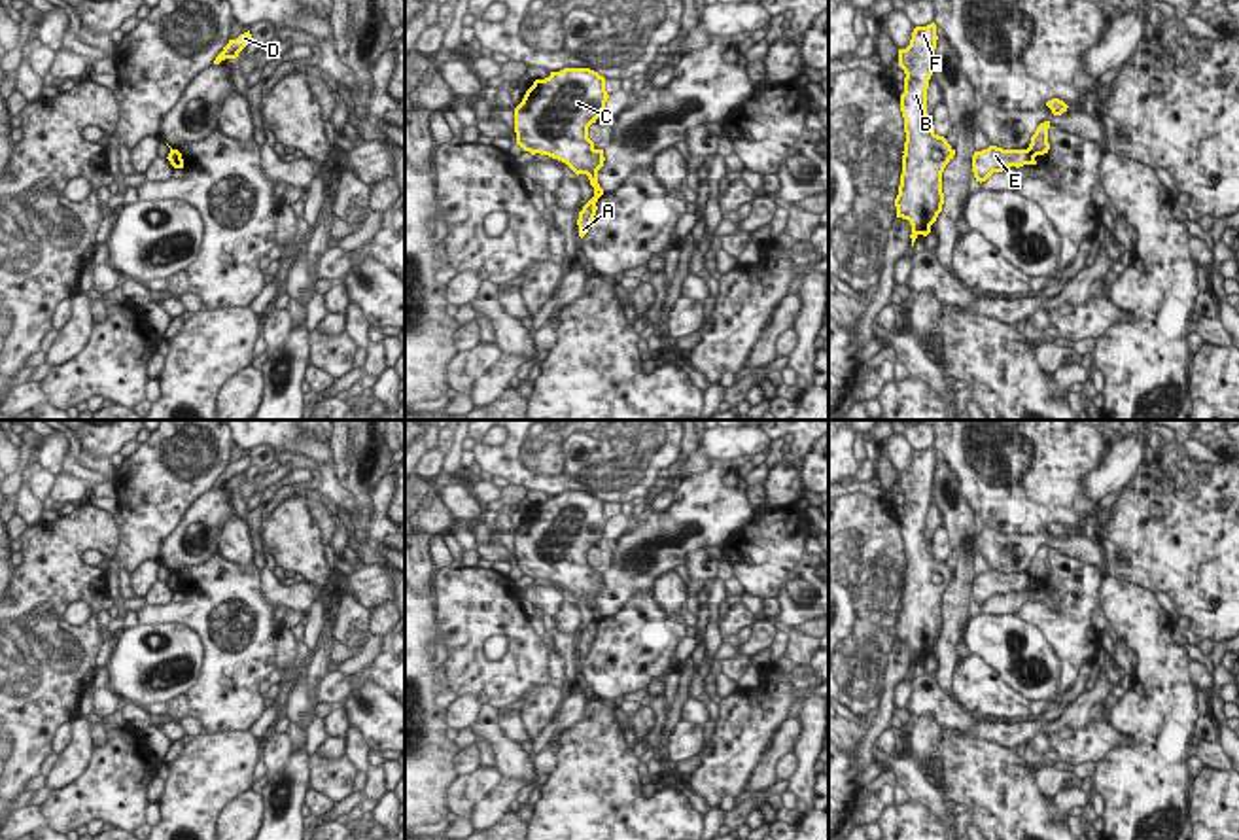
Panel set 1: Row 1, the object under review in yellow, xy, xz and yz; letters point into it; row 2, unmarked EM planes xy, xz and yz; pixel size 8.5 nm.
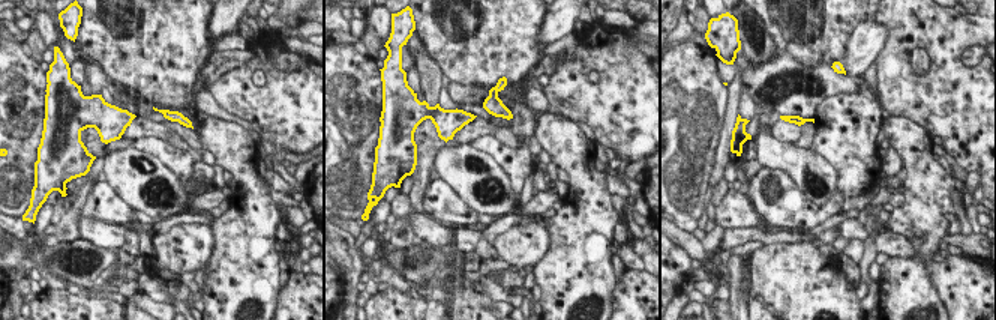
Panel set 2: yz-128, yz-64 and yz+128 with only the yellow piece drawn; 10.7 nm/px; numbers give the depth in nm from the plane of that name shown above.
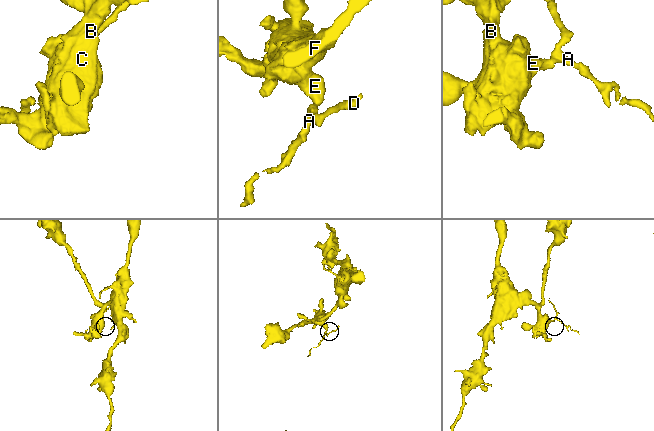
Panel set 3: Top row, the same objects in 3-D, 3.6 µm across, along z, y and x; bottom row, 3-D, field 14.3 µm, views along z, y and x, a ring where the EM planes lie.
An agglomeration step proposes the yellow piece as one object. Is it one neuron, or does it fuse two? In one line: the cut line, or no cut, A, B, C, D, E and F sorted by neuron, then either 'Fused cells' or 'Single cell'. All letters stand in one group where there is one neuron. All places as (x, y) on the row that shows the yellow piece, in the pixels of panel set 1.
Split along yz (1028, 148), (1033, 157). Groups: A D / B C E F. Fused cells.

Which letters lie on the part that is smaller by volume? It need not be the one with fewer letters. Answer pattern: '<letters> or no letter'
A, D

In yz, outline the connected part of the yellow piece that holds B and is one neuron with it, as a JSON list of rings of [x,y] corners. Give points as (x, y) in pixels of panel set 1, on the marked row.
[[[931,23],[916,26],[910,45],[899,49],[899,66],[906,74],[904,93],[900,95],[906,142],[895,206],[897,218],[908,219],[912,225],[912,246],[919,235],[931,233],[931,225],[942,212],[942,172],[955,155],[948,140],[934,132],[933,119],[927,114],[936,40],[936,25]]]

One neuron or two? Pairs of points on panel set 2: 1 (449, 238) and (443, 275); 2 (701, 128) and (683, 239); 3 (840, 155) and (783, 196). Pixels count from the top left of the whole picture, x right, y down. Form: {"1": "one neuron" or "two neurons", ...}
{"1": "two neurons", "2": "two neurons", "3": "one neuron"}

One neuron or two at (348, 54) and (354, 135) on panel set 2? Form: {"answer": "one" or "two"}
{"answer": "one"}

